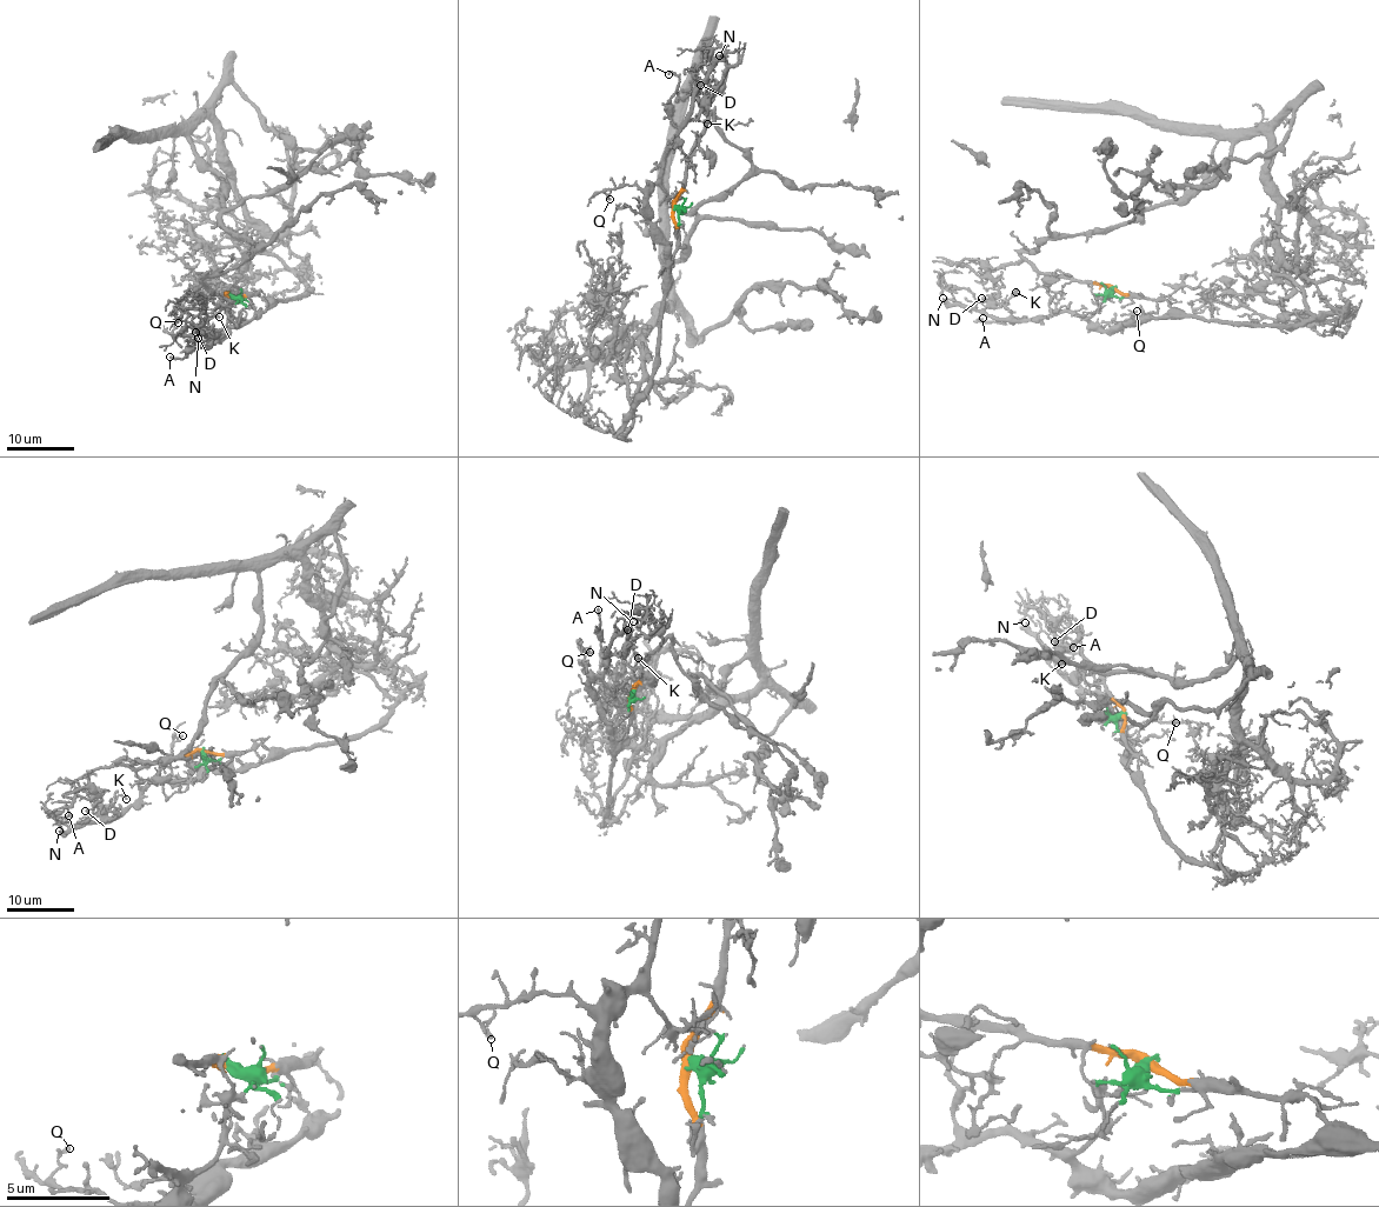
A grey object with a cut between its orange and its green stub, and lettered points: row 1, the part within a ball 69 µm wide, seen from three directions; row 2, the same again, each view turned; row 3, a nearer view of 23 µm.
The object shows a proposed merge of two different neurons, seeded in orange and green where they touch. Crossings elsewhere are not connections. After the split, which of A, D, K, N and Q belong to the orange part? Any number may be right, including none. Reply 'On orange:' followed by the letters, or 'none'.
On orange: none

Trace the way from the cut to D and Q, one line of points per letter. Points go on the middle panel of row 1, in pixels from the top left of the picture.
D: (674, 207), (684, 200), (670, 197), (661, 186), (664, 155), (678, 129), (700, 111), (700, 85)
Q: (674, 207), (681, 207), (684, 200), (670, 197), (657, 185), (608, 188), (604, 192), (610, 199)

